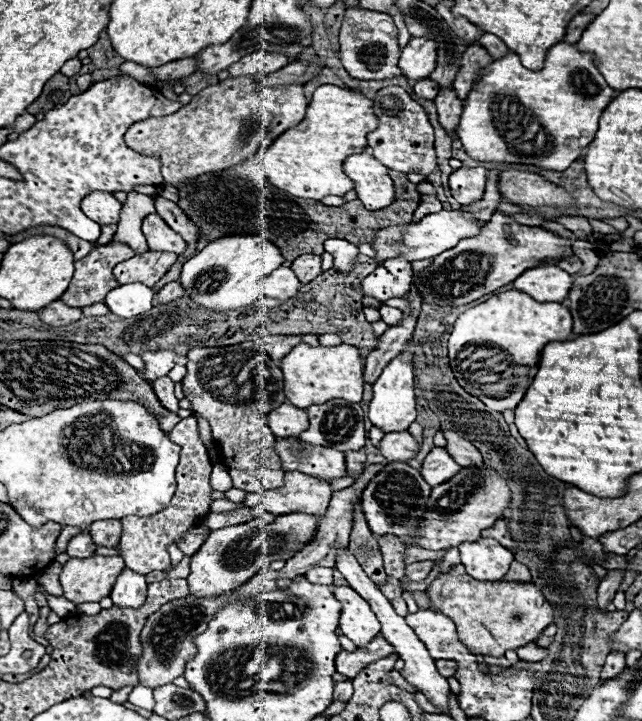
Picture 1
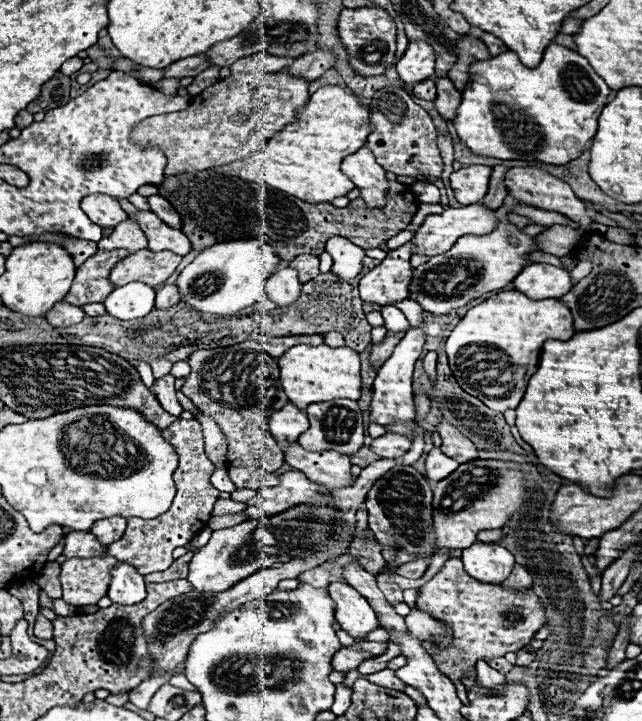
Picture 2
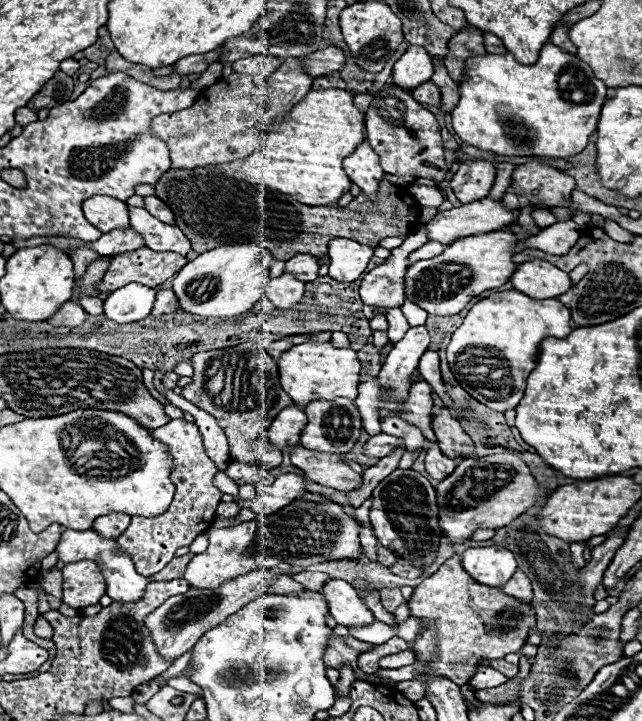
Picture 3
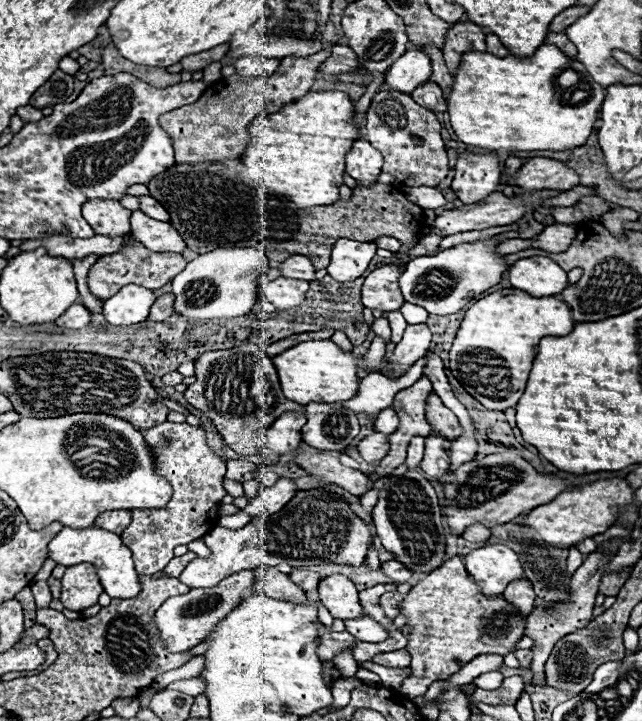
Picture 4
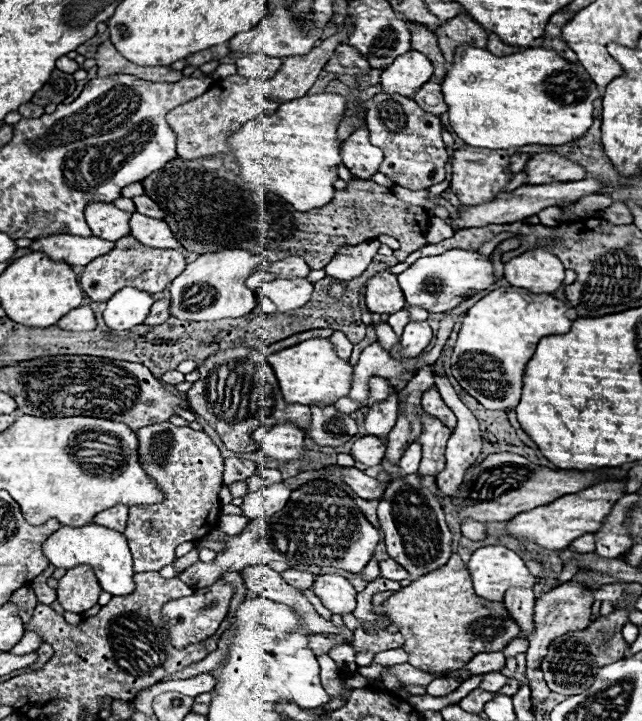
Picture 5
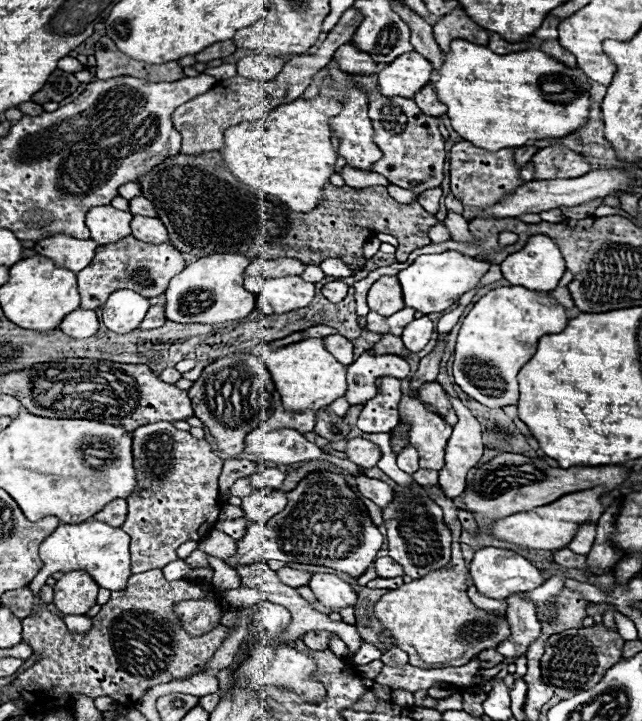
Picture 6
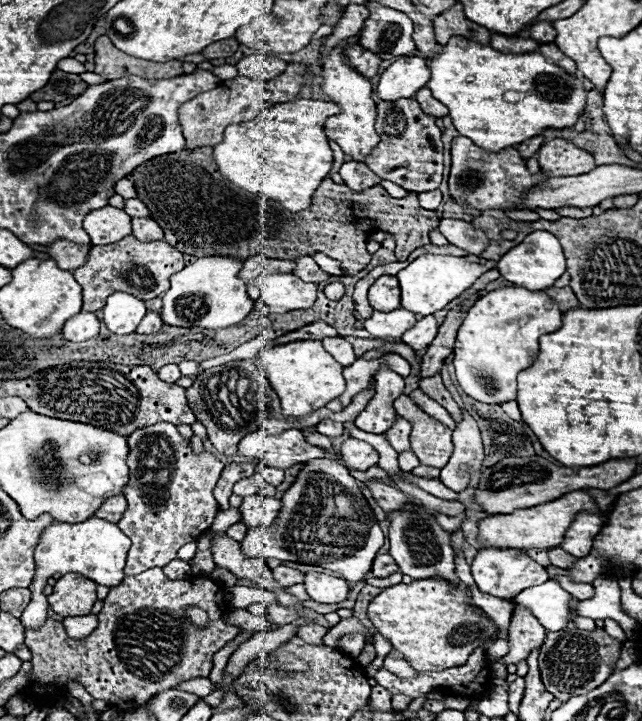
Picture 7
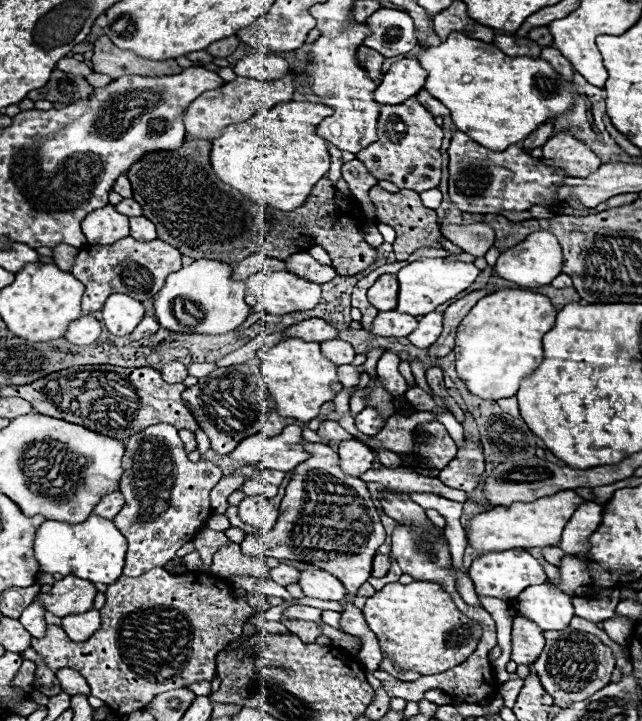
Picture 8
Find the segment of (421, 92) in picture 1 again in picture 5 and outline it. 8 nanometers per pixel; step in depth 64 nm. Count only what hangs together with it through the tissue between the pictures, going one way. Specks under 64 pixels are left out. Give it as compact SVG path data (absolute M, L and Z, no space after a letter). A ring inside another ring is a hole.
M426 82L412 98L418 102L418 106L420 106L424 112L430 112L430 114L434 114L434 116L440 116L440 114L446 112L446 102L442 100L440 84Z

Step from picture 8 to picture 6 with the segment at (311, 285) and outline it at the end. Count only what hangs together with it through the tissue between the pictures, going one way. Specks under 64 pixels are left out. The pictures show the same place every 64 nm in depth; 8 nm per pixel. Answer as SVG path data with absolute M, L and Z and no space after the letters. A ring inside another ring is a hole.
M300 276L266 278L262 294L270 300L276 314L290 312L294 308L306 308L314 300L314 284L304 282Z

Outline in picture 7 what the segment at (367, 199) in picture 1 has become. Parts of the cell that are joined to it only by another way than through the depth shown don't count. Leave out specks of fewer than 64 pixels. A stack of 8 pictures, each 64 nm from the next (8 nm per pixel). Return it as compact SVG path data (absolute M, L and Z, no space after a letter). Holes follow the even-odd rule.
M358 36L346 38L336 48L332 48L330 52L324 54L324 62L320 68L320 76L322 76L320 88L322 88L324 96L328 96L330 102L334 102L342 108L340 114L334 114L324 122L324 134L330 140L334 140L344 150L344 154L348 154L352 160L362 162L364 156L378 144L380 136L374 130L374 122L376 122L376 100L372 98L374 88L368 78L364 78L360 72L356 72L354 68L350 68L344 62L344 50L356 42L358 42Z

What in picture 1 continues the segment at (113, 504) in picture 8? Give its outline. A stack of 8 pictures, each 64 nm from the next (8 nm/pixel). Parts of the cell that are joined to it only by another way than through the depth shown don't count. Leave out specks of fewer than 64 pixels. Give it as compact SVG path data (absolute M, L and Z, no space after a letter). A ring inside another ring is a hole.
M112 518L112 520L98 520L90 526L90 534L92 534L92 540L98 544L98 546L104 546L104 548L114 548L120 540L120 534L122 534L122 522Z

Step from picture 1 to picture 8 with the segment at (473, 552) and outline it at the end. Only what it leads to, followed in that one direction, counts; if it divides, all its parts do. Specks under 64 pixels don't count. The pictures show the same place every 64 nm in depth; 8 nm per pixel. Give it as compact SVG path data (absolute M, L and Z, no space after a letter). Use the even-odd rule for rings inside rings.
M524 548L482 554L482 556L478 556L472 562L472 566L468 568L468 574L474 580L478 596L500 598L500 600L504 600L508 604L512 604L518 598L518 592L522 592L522 588L528 588L530 584L542 584L542 582L546 582L546 574L544 574L542 566Z

